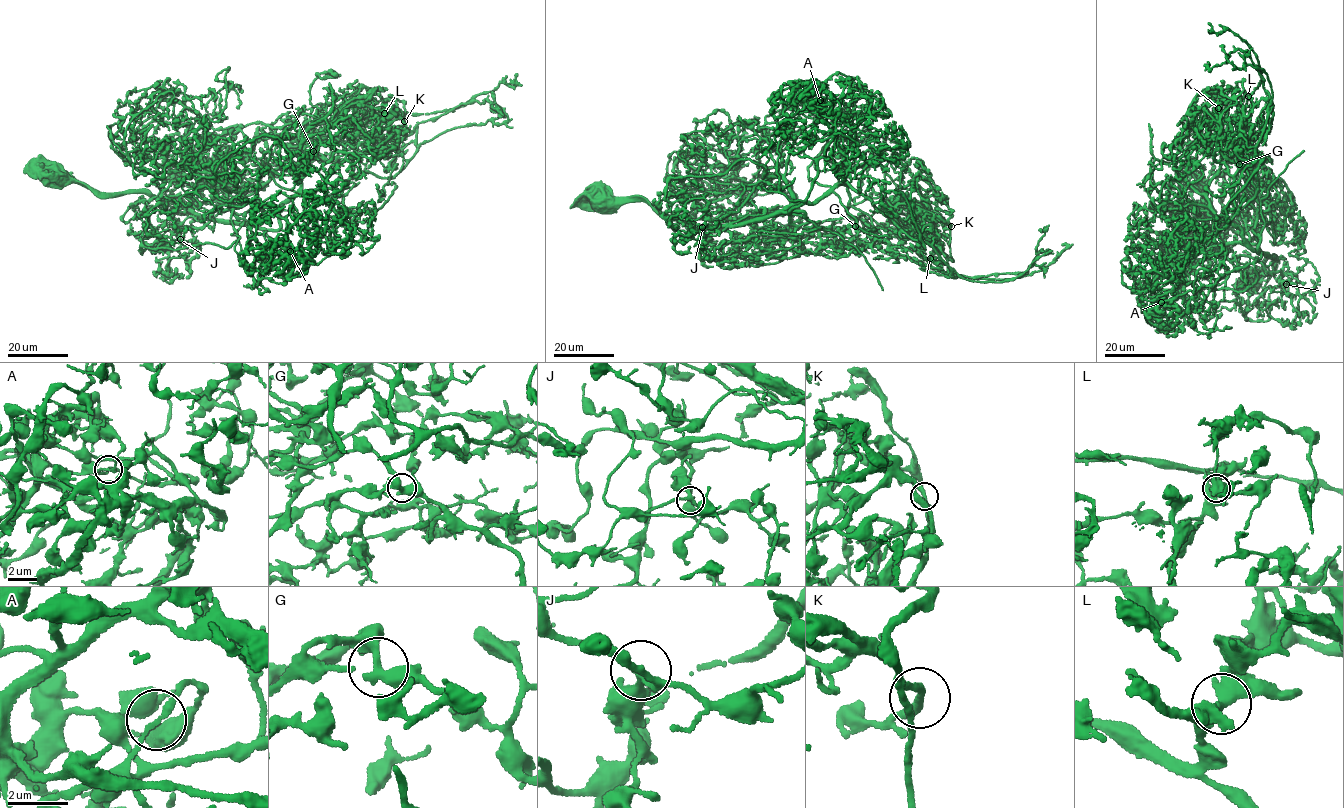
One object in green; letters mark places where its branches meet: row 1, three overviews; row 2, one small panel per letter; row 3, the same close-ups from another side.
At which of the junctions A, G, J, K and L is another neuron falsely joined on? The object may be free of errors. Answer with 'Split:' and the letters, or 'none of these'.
Split: A

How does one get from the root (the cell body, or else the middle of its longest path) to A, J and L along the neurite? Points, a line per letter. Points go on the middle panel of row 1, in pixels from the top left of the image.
A: (603, 197), (646, 201), (694, 227), (788, 212), (802, 204), (835, 133), (839, 103), (818, 106), (820, 100)
J: (603, 197), (646, 201), (706, 227), (785, 210), (789, 185), (760, 180), (739, 211), (702, 227)
L: (603, 197), (646, 201), (706, 227), (762, 220), (844, 184), (846, 209), (876, 246), (927, 264), (930, 258)

